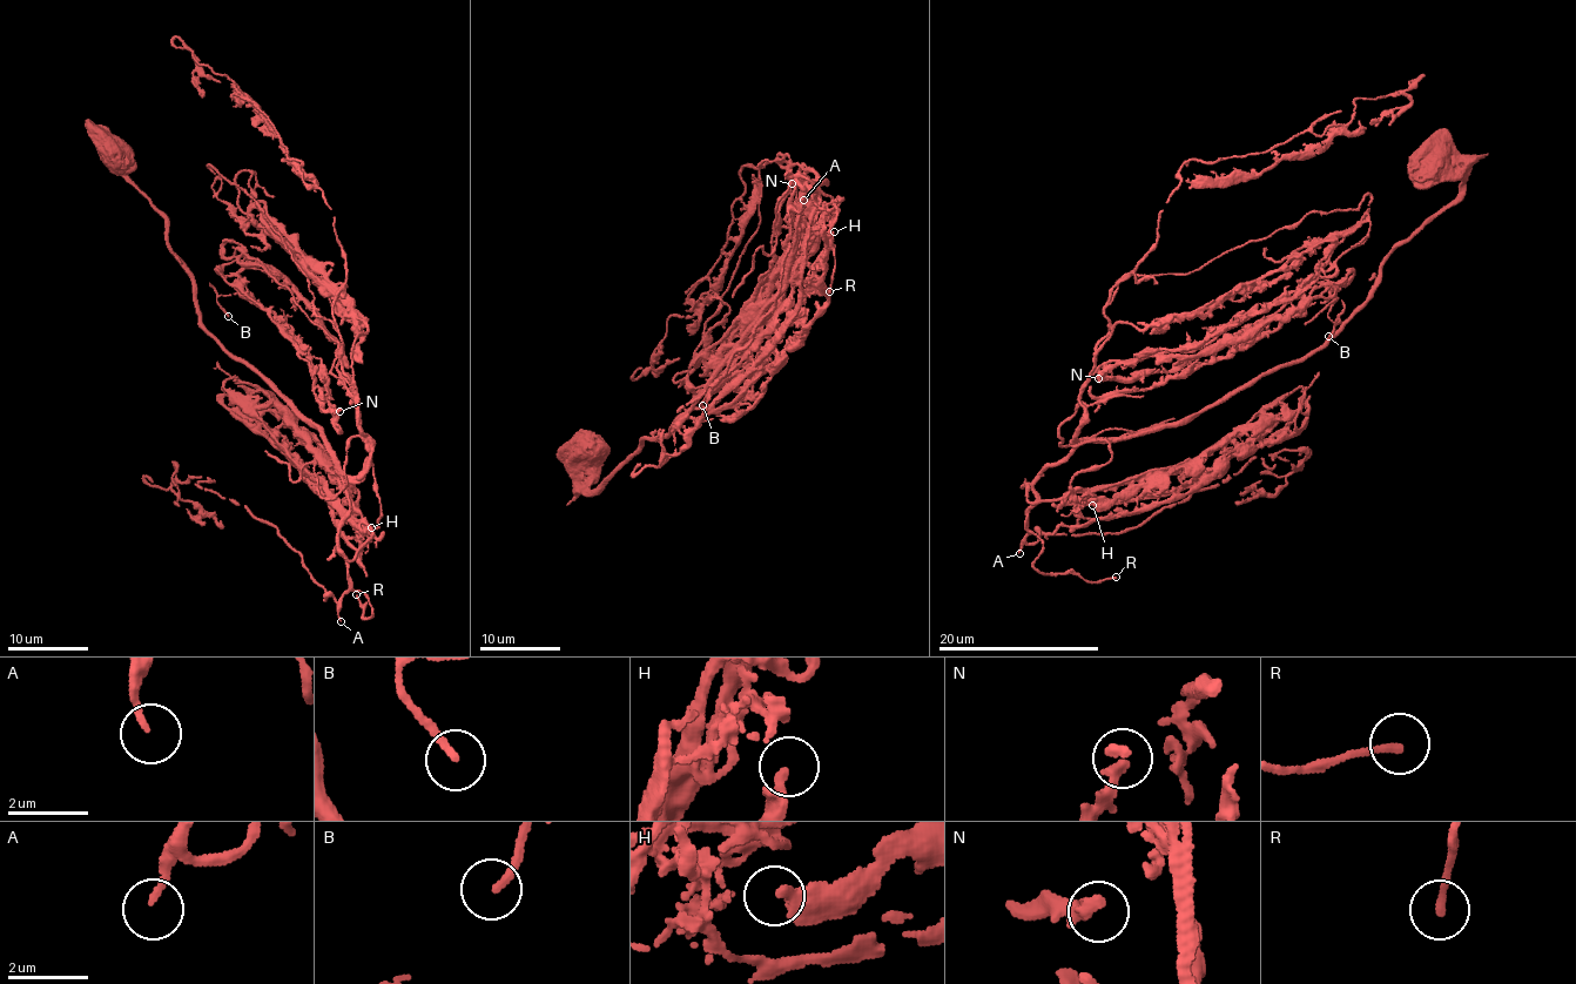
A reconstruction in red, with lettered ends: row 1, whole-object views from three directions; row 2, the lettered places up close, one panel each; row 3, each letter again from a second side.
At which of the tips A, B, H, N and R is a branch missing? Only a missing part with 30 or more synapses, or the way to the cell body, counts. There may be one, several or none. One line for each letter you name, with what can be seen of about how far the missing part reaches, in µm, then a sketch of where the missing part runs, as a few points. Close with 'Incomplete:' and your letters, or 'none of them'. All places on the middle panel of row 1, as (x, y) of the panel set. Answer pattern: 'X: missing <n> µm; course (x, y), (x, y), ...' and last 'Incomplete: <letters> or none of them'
B: missing 40 µm; course (702, 405), (743, 359), (749, 341), (770, 328), (786, 295), (806, 274), (810, 190)
Incomplete: B

